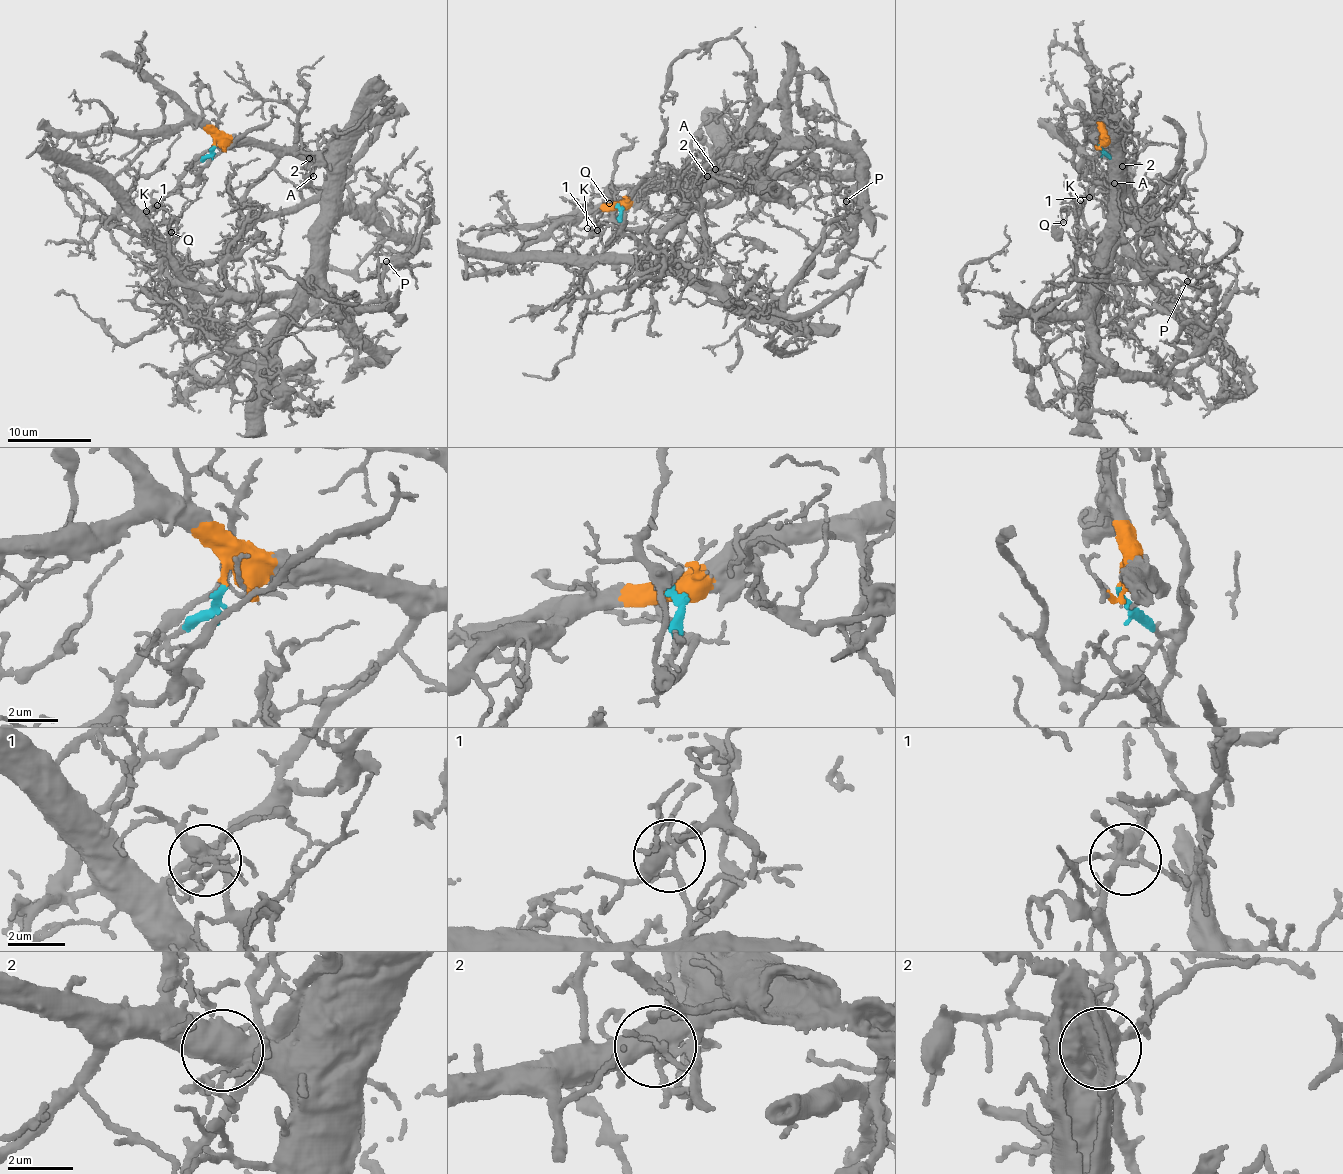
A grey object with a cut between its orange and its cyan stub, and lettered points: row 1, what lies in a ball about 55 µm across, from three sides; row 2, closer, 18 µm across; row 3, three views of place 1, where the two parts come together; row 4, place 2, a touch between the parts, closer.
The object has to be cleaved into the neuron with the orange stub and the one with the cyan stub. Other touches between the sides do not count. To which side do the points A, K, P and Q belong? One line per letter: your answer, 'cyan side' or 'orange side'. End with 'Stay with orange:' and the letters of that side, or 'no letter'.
A: orange side
K: cyan side
P: cyan side
Q: orange side
Stay with orange: A, Q

